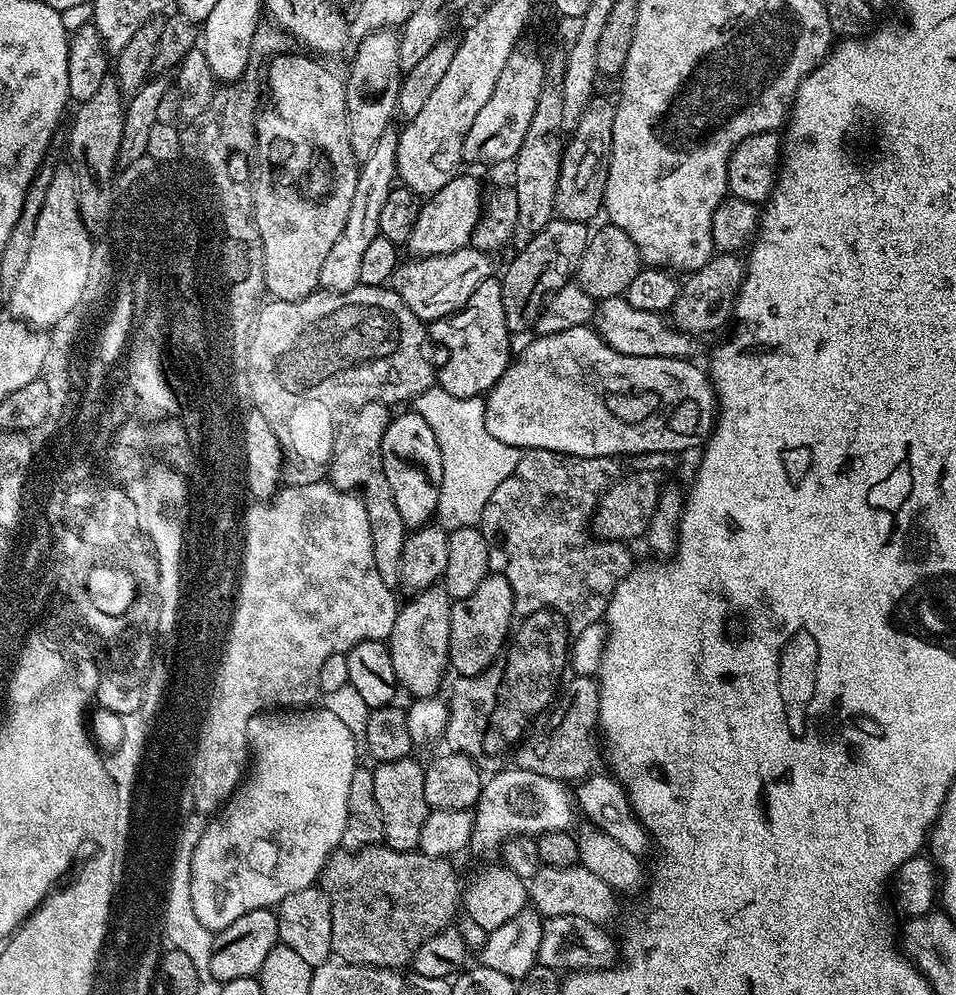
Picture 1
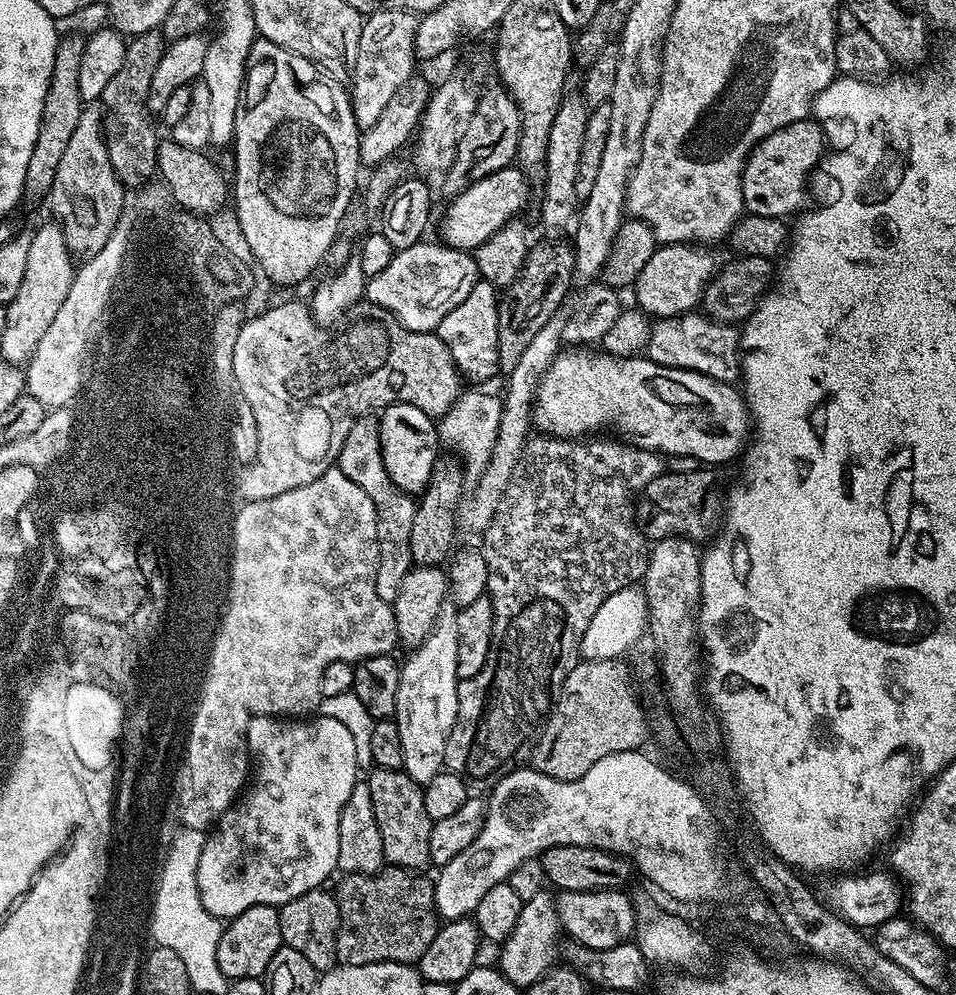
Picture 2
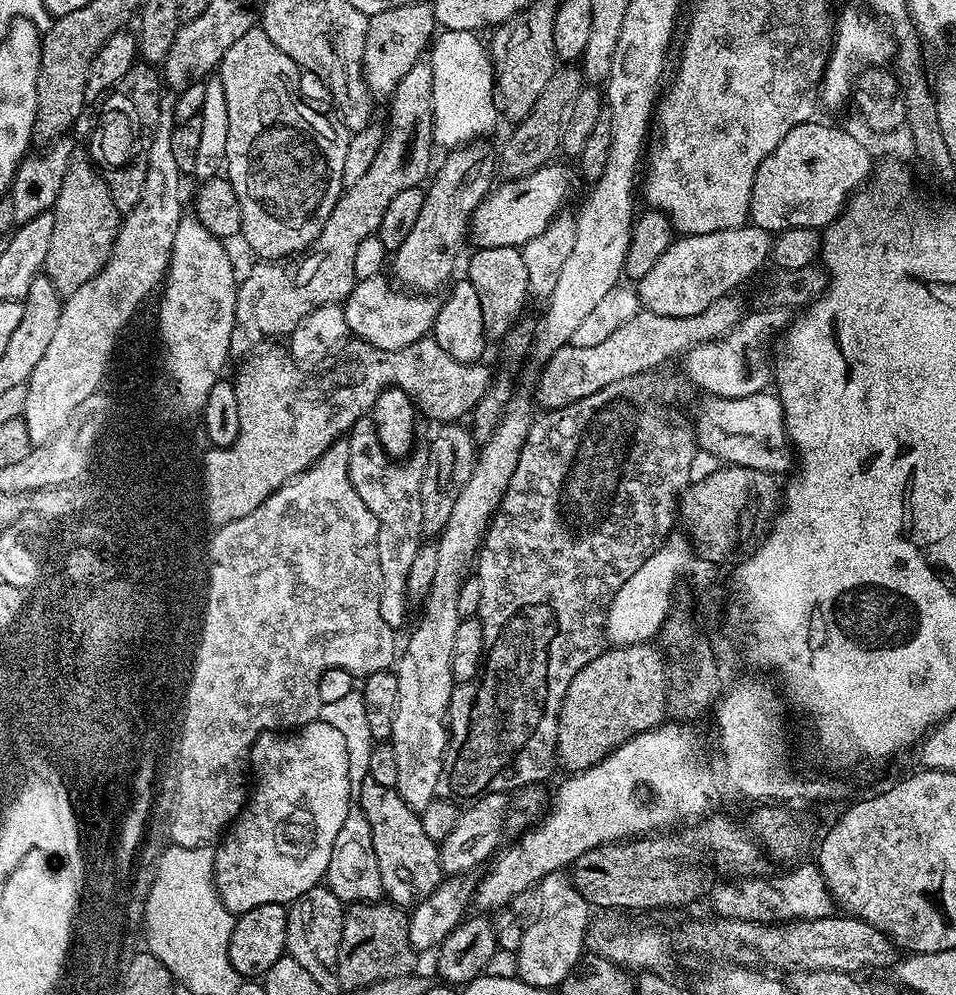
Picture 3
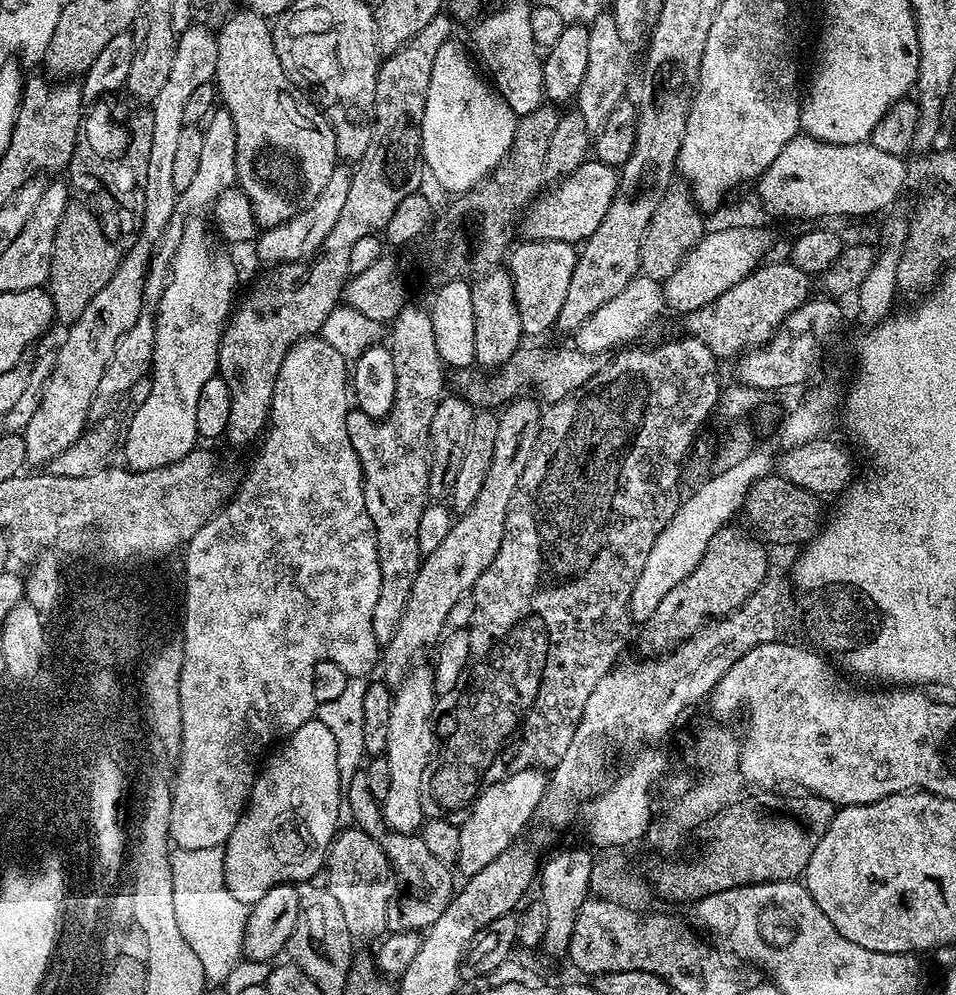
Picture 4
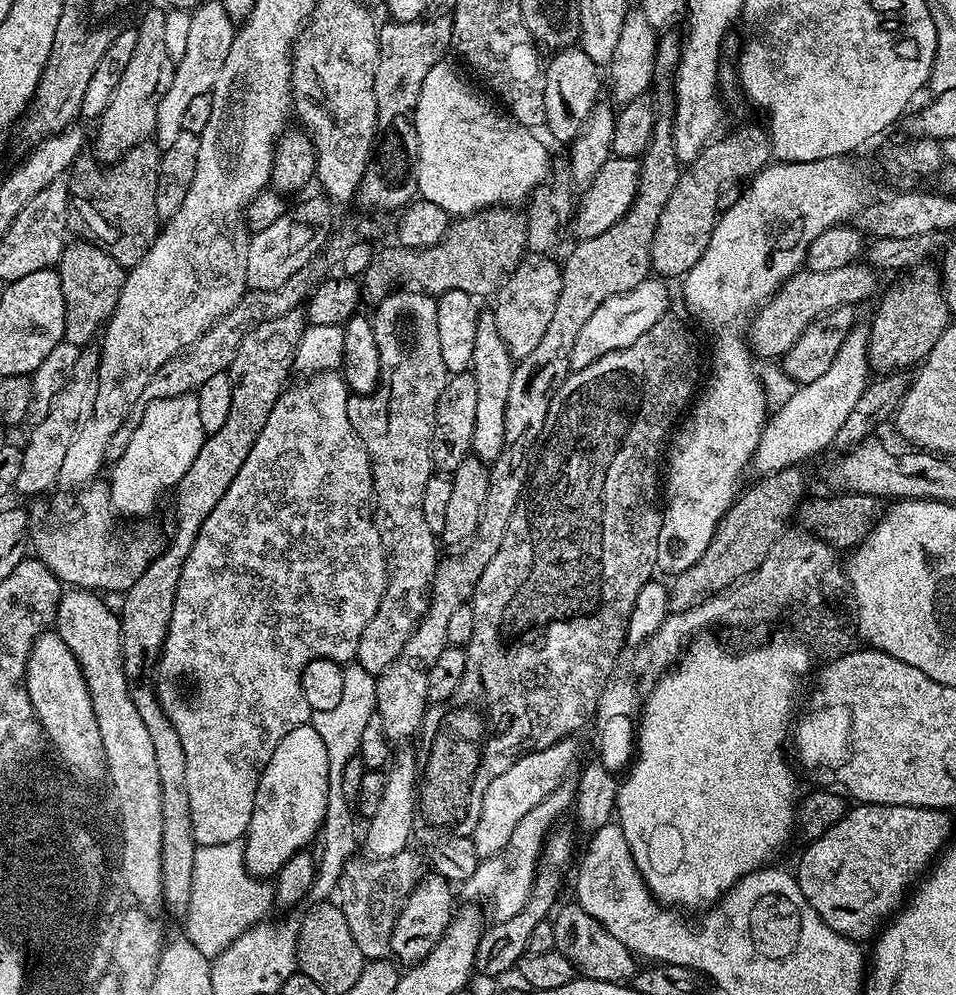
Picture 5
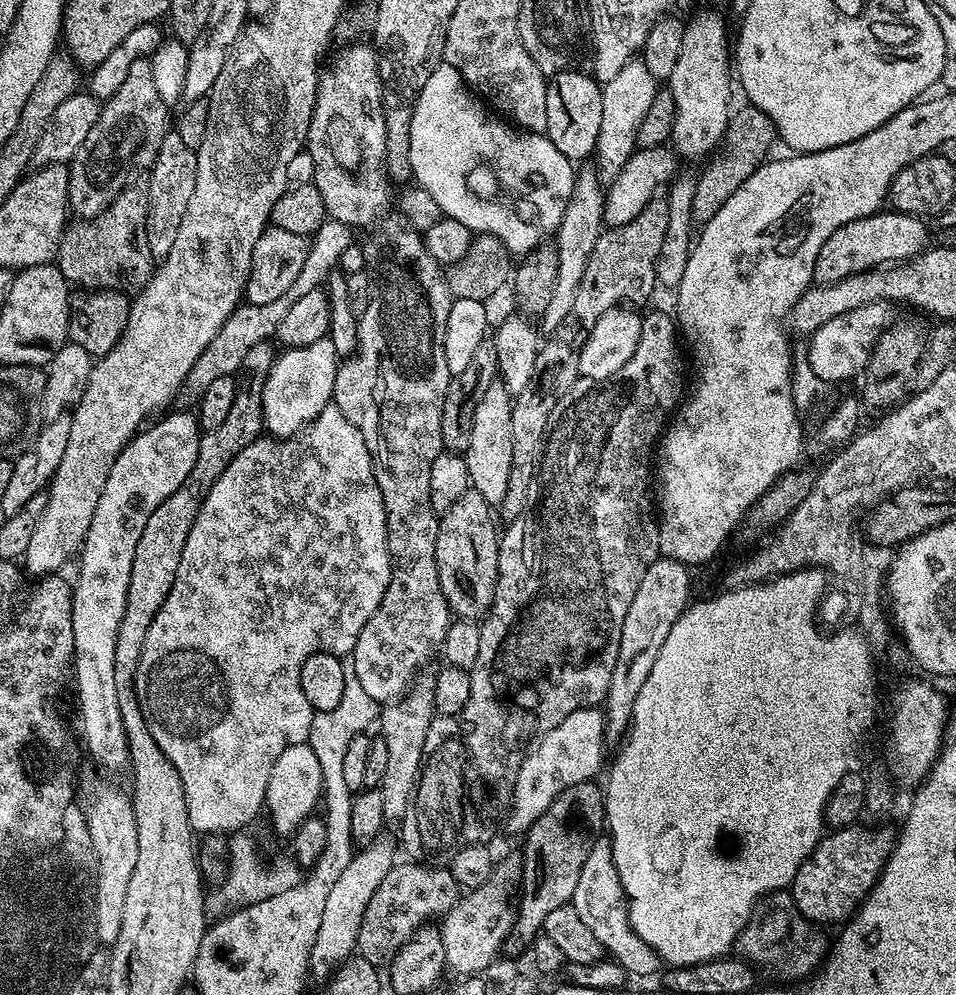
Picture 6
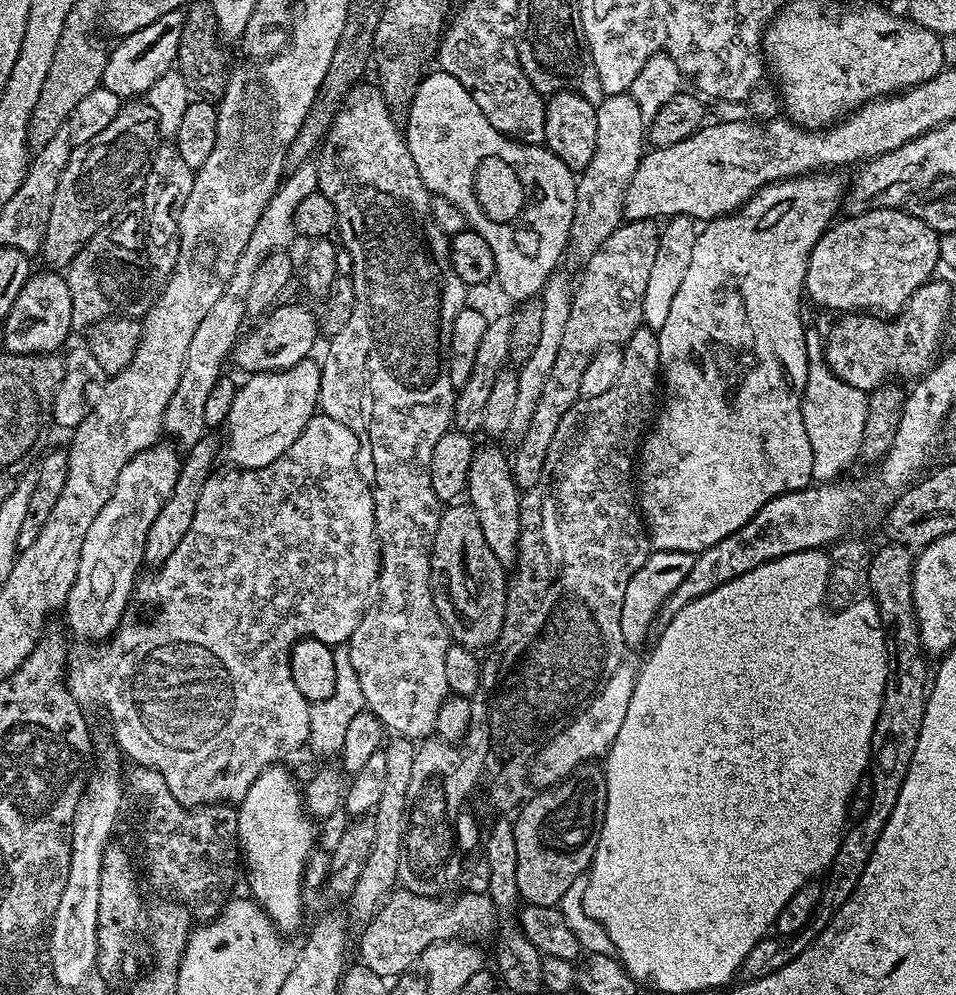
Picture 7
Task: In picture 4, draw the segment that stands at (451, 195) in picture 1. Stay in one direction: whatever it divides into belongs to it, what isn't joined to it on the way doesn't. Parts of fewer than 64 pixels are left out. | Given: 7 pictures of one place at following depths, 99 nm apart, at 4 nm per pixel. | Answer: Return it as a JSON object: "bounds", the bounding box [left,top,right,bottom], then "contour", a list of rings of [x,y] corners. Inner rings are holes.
{"bounds":[518,160,617,246],"contour":[[[585,160],[574,174],[564,177],[550,192],[545,191],[528,205],[518,224],[518,232],[525,241],[557,240],[576,246],[588,240],[594,230],[606,218],[616,193],[617,169],[606,166],[600,160]]]}

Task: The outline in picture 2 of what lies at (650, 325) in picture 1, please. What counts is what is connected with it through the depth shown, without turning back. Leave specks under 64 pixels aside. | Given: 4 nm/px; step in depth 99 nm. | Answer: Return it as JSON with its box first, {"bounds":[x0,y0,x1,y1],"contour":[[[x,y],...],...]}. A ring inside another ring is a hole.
{"bounds":[646,314,741,382],"contour":[[[685,314],[657,319],[652,324],[646,347],[647,359],[662,366],[706,374],[715,380],[736,382],[741,379],[740,332],[731,324],[722,324],[707,315]]]}

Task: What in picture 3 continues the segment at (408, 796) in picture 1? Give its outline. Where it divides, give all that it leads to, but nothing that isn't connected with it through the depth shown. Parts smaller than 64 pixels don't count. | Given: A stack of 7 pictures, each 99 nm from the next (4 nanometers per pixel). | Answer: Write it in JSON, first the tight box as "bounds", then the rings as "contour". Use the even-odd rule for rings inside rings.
{"bounds":[358,776,442,910],"contour":[[[369,776],[366,782],[362,782],[362,790],[358,797],[358,807],[362,810],[362,814],[366,814],[366,822],[370,822],[370,838],[374,838],[374,855],[378,858],[378,874],[382,874],[382,886],[384,887],[384,896],[387,897],[391,903],[395,904],[397,908],[411,910],[426,899],[430,894],[434,894],[434,890],[440,885],[442,873],[440,870],[440,845],[437,841],[430,839],[426,834],[426,830],[422,830],[422,822],[420,821],[420,814],[415,812],[400,795],[396,793],[395,788],[390,786],[382,786],[382,782],[374,782],[374,778]]]}

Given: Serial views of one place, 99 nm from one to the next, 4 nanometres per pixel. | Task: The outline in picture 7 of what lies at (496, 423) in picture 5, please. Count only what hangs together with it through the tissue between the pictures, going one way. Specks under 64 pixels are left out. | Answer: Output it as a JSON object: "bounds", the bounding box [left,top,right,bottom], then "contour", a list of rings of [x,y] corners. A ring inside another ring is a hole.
{"bounds":[467,448,521,566],"contour":[[[484,448],[475,453],[470,462],[467,503],[471,504],[474,514],[478,514],[478,522],[482,526],[482,534],[494,550],[494,558],[508,566],[516,559],[516,549],[520,546],[520,498],[521,489],[516,487],[512,477],[512,465],[509,457],[504,457],[496,448]]]}

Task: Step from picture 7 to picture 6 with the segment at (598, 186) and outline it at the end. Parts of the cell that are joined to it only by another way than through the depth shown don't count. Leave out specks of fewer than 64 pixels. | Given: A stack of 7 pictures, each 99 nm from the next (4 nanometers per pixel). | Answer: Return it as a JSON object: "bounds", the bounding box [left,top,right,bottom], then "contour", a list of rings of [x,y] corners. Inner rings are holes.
{"bounds":[594,58,657,182],"contour":[[[633,58],[629,64],[622,66],[622,70],[618,70],[618,74],[614,74],[614,78],[610,78],[610,82],[602,85],[602,126],[598,126],[594,164],[605,181],[611,182],[636,151],[638,122],[642,122],[646,110],[650,110],[650,102],[654,102],[657,91],[656,78],[650,74],[650,70],[646,70],[640,58]]]}

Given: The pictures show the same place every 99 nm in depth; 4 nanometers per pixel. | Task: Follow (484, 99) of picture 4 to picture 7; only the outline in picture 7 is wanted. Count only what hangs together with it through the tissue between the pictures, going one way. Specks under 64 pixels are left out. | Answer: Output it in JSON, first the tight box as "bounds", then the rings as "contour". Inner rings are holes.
{"bounds":[406,70,577,302],"contour":[[[439,70],[432,71],[429,71],[417,86],[412,105],[408,111],[406,139],[410,150],[410,158],[414,158],[414,166],[418,166],[418,174],[422,178],[422,182],[428,187],[429,193],[432,196],[441,196],[450,202],[454,202],[454,206],[458,206],[458,210],[464,213],[467,227],[473,232],[482,234],[482,238],[486,238],[486,246],[490,246],[490,250],[494,254],[494,266],[496,267],[494,280],[495,283],[500,283],[501,290],[510,299],[516,300],[515,302],[525,302],[531,298],[539,297],[543,293],[544,283],[552,277],[553,272],[557,271],[559,264],[556,263],[559,262],[564,247],[567,249],[570,244],[577,177],[572,169],[566,166],[566,162],[562,162],[562,158],[558,158],[546,146],[521,144],[519,140],[510,136],[503,136],[498,130],[494,130],[494,126],[490,126],[486,114],[482,114],[482,110],[478,110],[474,98],[470,98],[466,86],[462,86],[462,82],[458,82],[458,78]]]}

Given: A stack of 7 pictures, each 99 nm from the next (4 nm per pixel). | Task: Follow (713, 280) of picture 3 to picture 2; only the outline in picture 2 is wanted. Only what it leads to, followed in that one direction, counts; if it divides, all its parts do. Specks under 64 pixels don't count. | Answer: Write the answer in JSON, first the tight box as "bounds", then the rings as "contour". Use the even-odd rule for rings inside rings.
{"bounds":[632,244,718,319],"contour":[[[665,244],[657,247],[632,285],[639,311],[655,319],[685,315],[703,299],[704,289],[715,275],[718,263],[709,249],[693,244]]]}

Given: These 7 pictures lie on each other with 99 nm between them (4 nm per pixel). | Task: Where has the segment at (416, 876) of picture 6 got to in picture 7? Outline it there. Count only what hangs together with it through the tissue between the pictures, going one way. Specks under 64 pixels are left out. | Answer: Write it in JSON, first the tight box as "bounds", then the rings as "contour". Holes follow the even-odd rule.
{"bounds":[359,890,497,978],"contour":[[[396,890],[381,904],[380,909],[374,914],[369,924],[363,925],[360,936],[359,963],[364,967],[374,970],[374,974],[385,978],[396,978],[407,973],[408,968],[417,963],[419,958],[431,944],[437,944],[440,940],[450,940],[463,937],[463,932],[469,932],[472,936],[484,936],[492,928],[497,913],[492,906],[492,899],[482,892],[461,891],[457,900],[439,900],[439,895],[420,895],[405,890]]]}

